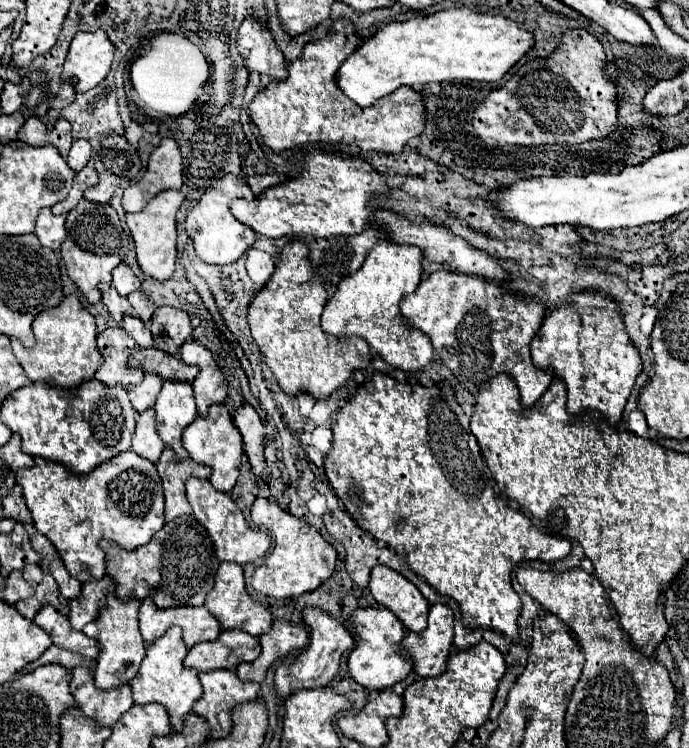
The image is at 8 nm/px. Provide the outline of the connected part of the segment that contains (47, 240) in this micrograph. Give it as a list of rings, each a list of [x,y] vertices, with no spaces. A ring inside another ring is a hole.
[[[42,208],[36,220],[34,234],[40,238],[42,246],[60,252],[62,240],[66,238],[66,216],[54,216],[50,208]]]

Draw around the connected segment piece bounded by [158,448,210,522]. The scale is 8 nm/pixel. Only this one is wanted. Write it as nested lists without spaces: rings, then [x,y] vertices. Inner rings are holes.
[[[164,448],[162,456],[158,460],[158,472],[162,478],[164,498],[166,498],[166,522],[172,522],[176,516],[192,512],[192,508],[186,500],[184,484],[192,476],[208,478],[210,466],[194,464],[190,458],[182,460],[182,458],[174,456],[174,452],[170,452],[170,448]]]

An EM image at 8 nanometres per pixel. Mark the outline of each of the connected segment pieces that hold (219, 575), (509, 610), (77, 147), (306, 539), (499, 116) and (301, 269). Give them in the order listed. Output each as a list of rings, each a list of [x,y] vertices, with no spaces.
[[[222,562],[218,572],[216,572],[216,584],[214,588],[208,592],[206,596],[206,604],[204,604],[222,624],[222,628],[240,628],[252,636],[260,636],[264,632],[270,632],[272,626],[272,612],[270,608],[266,608],[260,600],[254,600],[248,592],[246,592],[246,584],[244,584],[244,572],[240,564],[230,564],[230,562]]]
[[[376,372],[368,382],[364,382],[356,394],[336,412],[336,420],[332,424],[332,450],[324,456],[324,472],[326,478],[330,482],[330,486],[334,488],[336,496],[344,502],[344,508],[352,514],[352,518],[356,520],[356,524],[370,532],[376,540],[386,542],[390,548],[396,550],[396,554],[404,556],[406,562],[410,564],[410,568],[416,574],[422,574],[428,584],[438,590],[444,596],[454,598],[460,604],[460,612],[464,618],[464,626],[466,628],[492,628],[496,632],[506,634],[512,642],[520,642],[518,636],[518,616],[520,616],[520,596],[514,592],[512,584],[510,584],[510,572],[512,568],[520,562],[520,560],[544,560],[544,562],[554,562],[554,560],[562,560],[570,554],[570,542],[564,538],[554,538],[554,536],[546,536],[540,530],[536,530],[530,522],[530,518],[522,512],[512,508],[512,504],[508,504],[508,498],[502,496],[502,492],[496,488],[494,478],[482,458],[480,446],[474,438],[474,434],[470,432],[468,426],[468,416],[464,414],[464,410],[460,408],[460,404],[454,398],[454,392],[444,392],[440,386],[422,386],[422,384],[402,384],[396,378],[390,378],[388,374]]]
[[[74,140],[74,144],[72,144],[66,160],[68,160],[68,164],[70,164],[70,168],[74,172],[80,172],[88,164],[90,154],[92,154],[92,148],[90,148],[88,140]]]
[[[258,496],[252,504],[252,522],[258,528],[270,532],[274,538],[274,548],[264,556],[252,578],[252,586],[260,594],[272,598],[302,596],[306,592],[316,590],[334,572],[338,558],[336,548],[328,544],[314,526],[310,526],[302,518],[292,516],[290,512],[284,512],[276,502]]]
[[[572,28],[564,32],[562,44],[558,50],[544,60],[526,62],[510,80],[494,90],[474,112],[474,132],[488,146],[542,146],[542,144],[580,144],[586,140],[602,140],[614,130],[616,124],[616,92],[614,84],[604,78],[602,64],[606,64],[606,54],[602,44],[586,30]]]
[[[292,240],[286,244],[280,252],[280,262],[276,264],[274,274],[266,282],[266,286],[256,294],[256,300],[248,308],[248,324],[252,328],[252,338],[256,340],[262,356],[266,358],[266,364],[274,372],[280,388],[296,396],[298,392],[312,392],[318,400],[328,398],[336,388],[346,384],[346,380],[352,376],[356,368],[368,368],[372,356],[370,346],[364,340],[330,340],[326,332],[322,332],[320,316],[324,310],[328,298],[328,284],[324,280],[318,280],[310,260],[308,260],[308,248],[304,240]]]

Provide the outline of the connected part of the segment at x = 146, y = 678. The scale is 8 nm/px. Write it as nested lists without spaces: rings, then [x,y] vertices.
[[[182,628],[166,630],[164,636],[160,636],[152,644],[148,644],[146,658],[140,664],[138,676],[134,676],[134,680],[130,682],[136,704],[160,702],[162,706],[166,706],[166,710],[170,712],[174,732],[182,730],[186,714],[192,712],[194,702],[202,696],[202,684],[198,680],[198,672],[194,672],[192,668],[186,668],[182,664],[186,652],[188,652],[188,648],[186,648],[186,644],[182,640]]]

